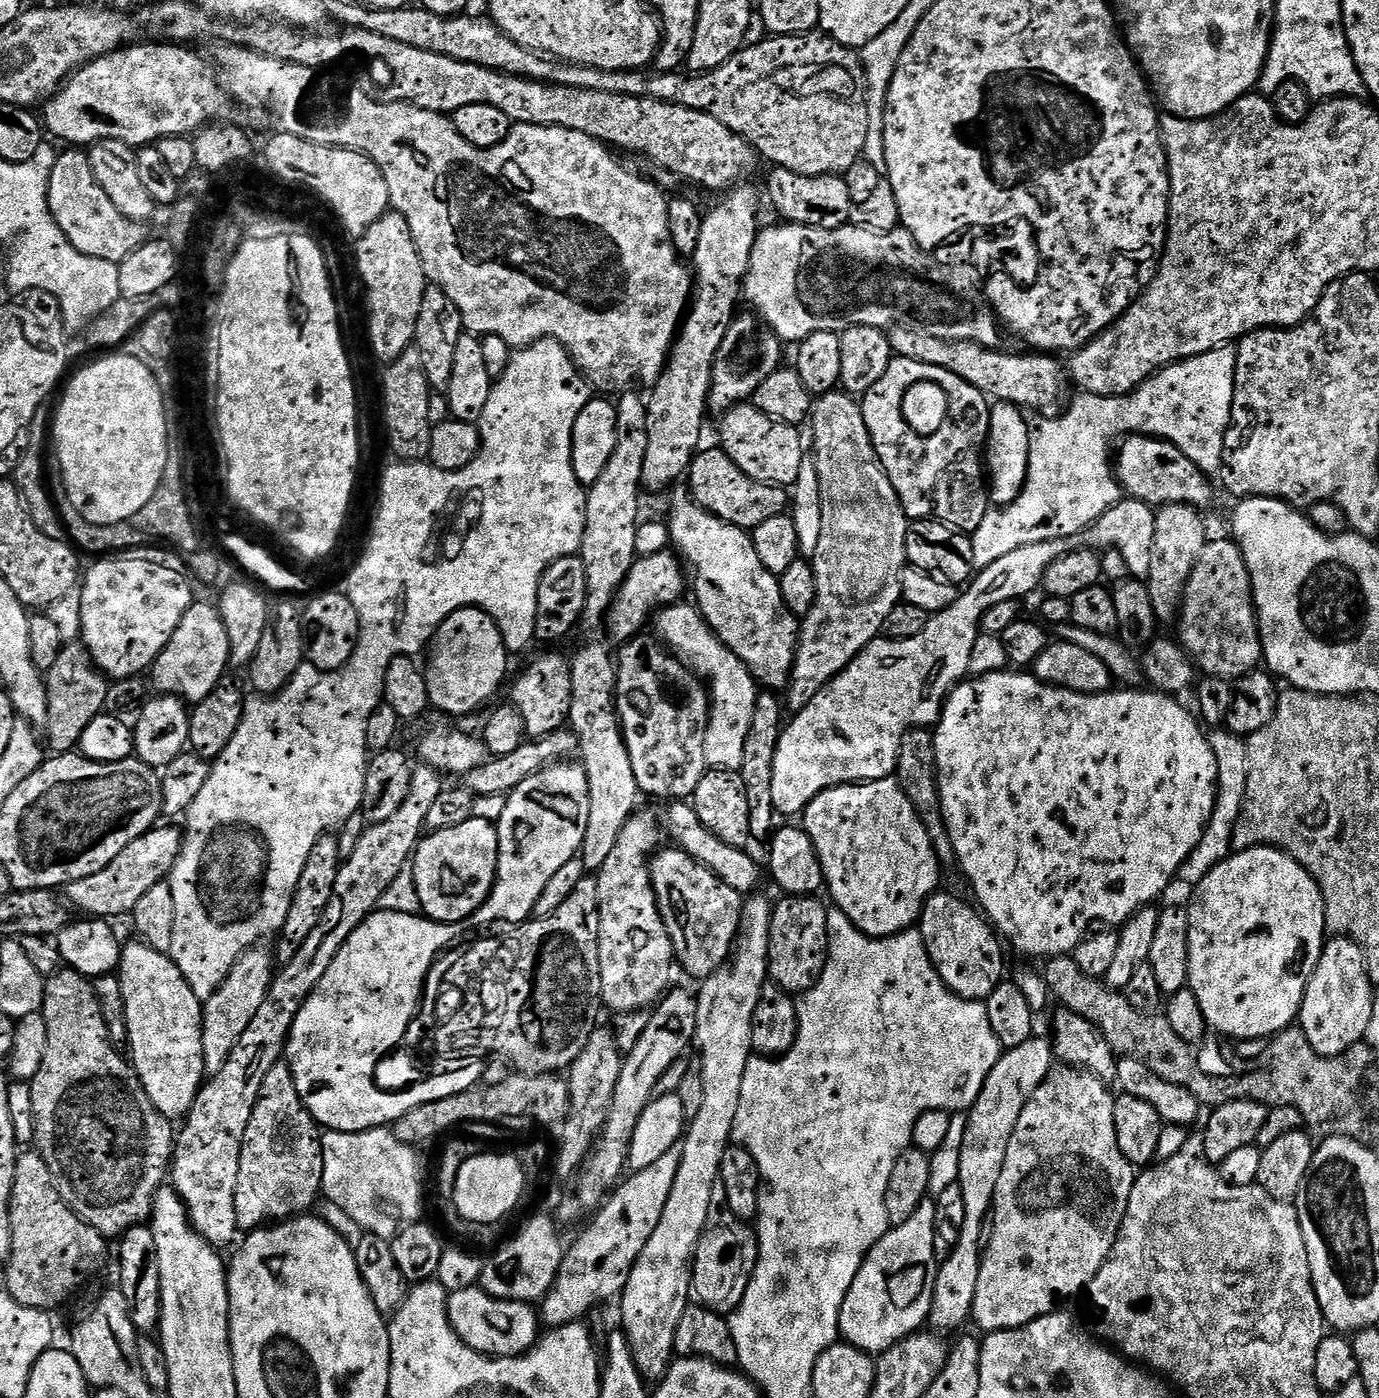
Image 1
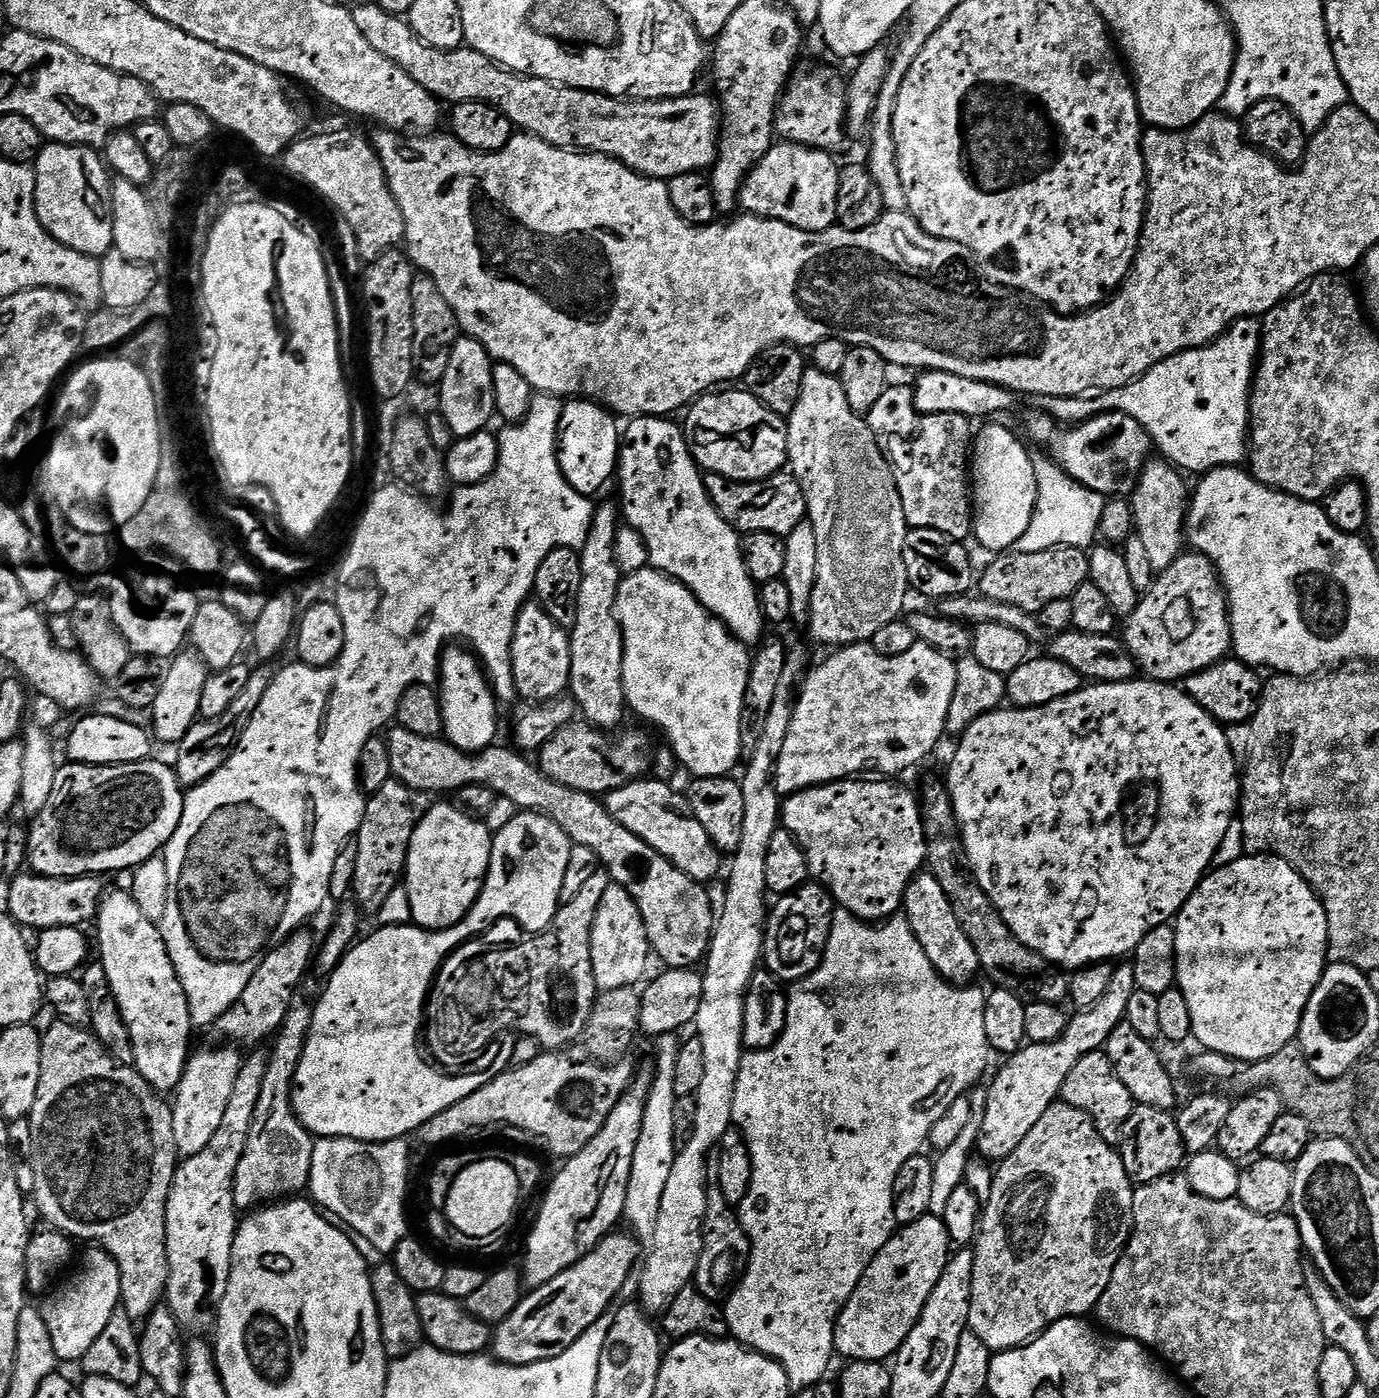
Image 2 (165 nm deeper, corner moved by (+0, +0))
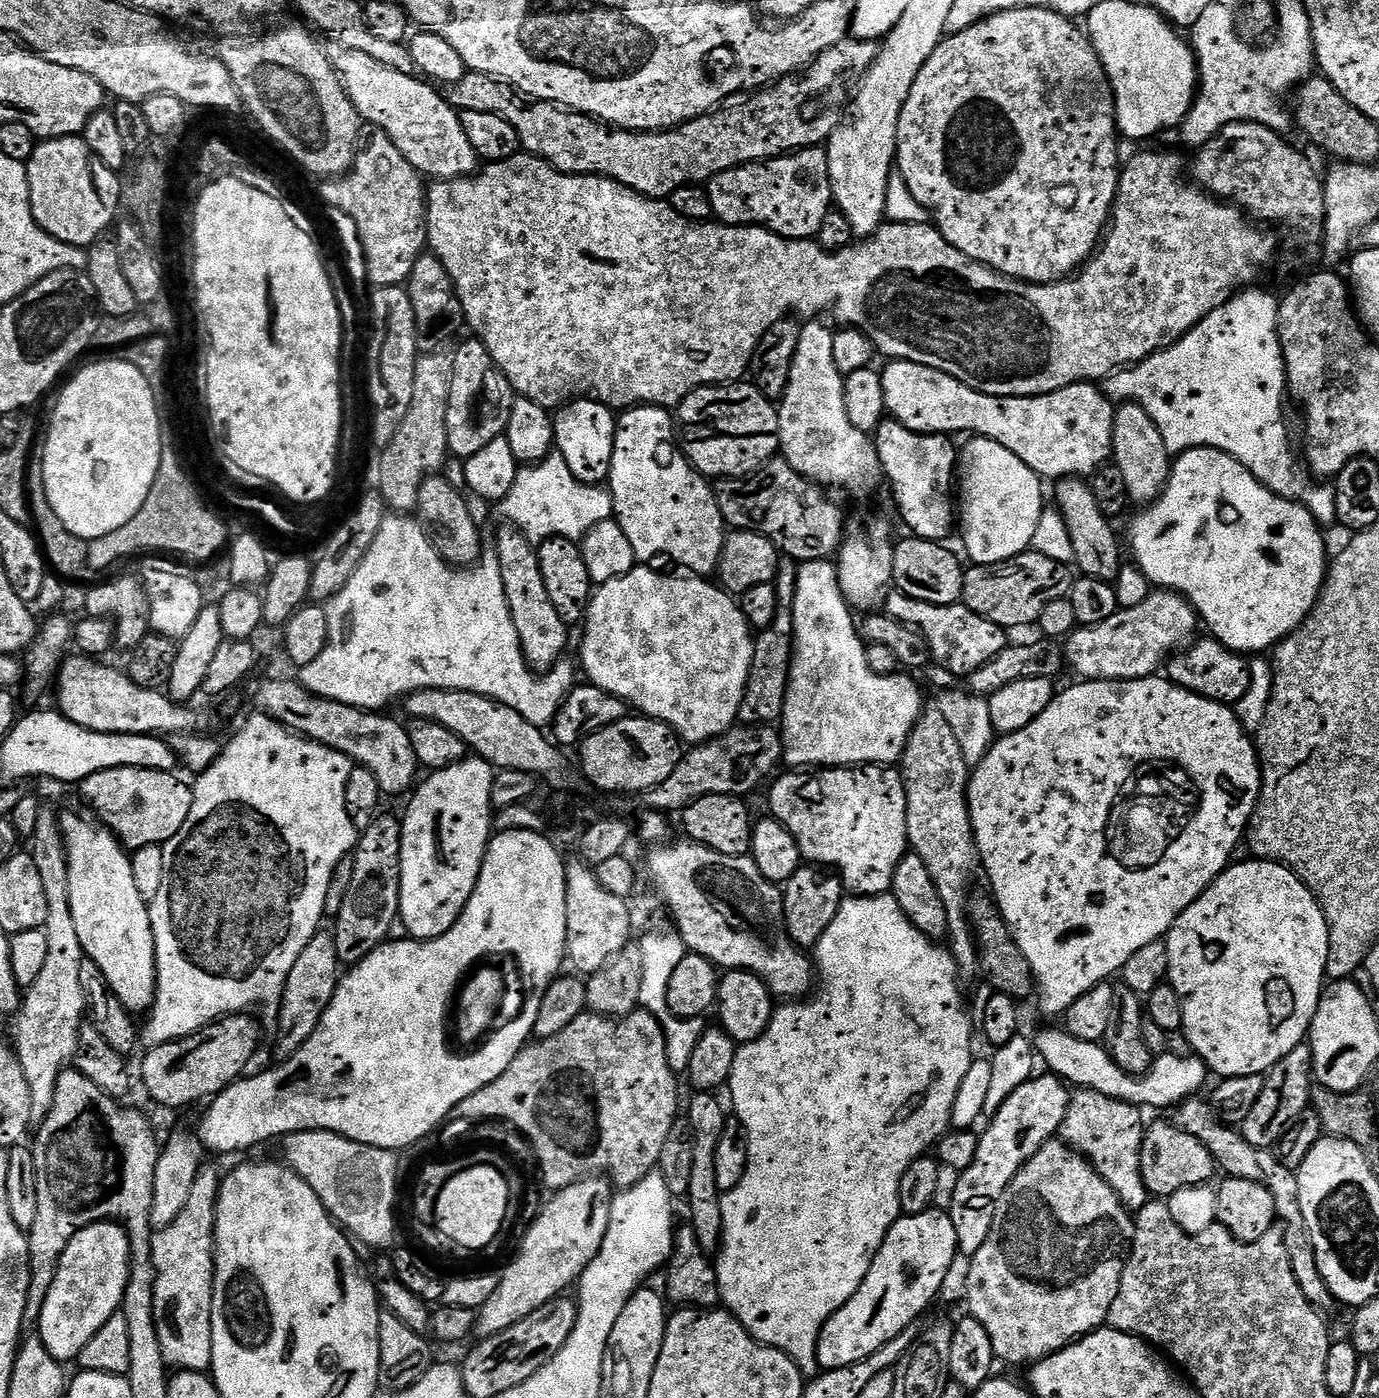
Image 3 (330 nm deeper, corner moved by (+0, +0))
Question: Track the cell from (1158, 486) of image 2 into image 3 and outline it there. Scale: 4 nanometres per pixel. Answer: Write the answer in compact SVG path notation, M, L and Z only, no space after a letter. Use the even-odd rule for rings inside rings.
M1124 402L1116 408L1116 417L1112 427L1112 460L1118 470L1122 470L1122 479L1126 481L1128 499L1133 505L1147 506L1156 503L1168 485L1168 475L1172 473L1173 457L1168 451L1154 418L1142 410L1135 402Z

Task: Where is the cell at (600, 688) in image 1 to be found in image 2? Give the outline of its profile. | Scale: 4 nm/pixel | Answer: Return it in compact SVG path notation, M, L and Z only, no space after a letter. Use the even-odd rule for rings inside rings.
M604 504L595 509L592 517L592 528L583 548L579 549L582 566L582 586L578 586L578 606L576 621L570 630L570 695L576 701L577 709L583 719L601 730L611 730L615 724L624 720L626 701L624 683L622 682L622 662L624 661L624 632L616 617L616 599L620 589L622 571L616 557L616 533L622 527L622 512L619 507Z

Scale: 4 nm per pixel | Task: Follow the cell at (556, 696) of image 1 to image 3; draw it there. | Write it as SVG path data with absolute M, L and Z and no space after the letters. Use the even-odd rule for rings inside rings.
M503 526L496 532L494 551L498 566L502 570L502 582L506 602L510 606L510 618L514 618L514 630L518 630L518 642L526 662L533 672L543 674L565 659L568 648L569 625L562 622L554 602L550 602L550 593L546 591L546 582L542 578L542 566L537 545L529 540L523 530L516 526Z

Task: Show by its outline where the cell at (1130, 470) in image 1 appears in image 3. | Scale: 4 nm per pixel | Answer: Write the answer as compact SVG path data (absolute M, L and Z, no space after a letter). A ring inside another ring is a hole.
M909 360L885 364L880 377L887 415L911 432L972 432L968 434L1006 446L1049 482L1065 476L1091 477L1112 460L1116 408L1095 383L1071 384L1041 396L987 396L925 364Z

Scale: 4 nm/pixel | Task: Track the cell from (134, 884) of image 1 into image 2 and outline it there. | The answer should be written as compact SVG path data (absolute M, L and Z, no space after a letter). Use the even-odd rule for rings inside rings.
M21 874L11 877L8 888L6 911L21 929L36 928L80 928L95 921L100 901L105 895L103 879L100 876L75 876L74 878L50 878L35 874Z

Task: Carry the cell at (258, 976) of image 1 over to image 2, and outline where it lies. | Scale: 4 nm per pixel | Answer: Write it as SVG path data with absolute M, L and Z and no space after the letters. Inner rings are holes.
M220 1046L224 1048L204 1048L201 1052L193 1051L188 1058L188 1065L184 1068L184 1077L180 1085L174 1090L174 1097L170 1107L172 1109L172 1121L174 1122L174 1138L176 1139L176 1151L181 1157L187 1158L198 1154L210 1142L210 1138L217 1132L218 1126L222 1126L222 1117L226 1114L226 1105L230 1102L230 1094L234 1094L234 1082L238 1082L242 1056L232 1046Z

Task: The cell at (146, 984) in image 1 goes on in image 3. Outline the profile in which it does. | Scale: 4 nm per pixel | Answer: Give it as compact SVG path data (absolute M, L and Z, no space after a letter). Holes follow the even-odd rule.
M68 812L59 817L60 829L64 835L64 846L67 849L70 876L70 909L72 918L74 918L75 929L78 930L78 942L82 942L85 957L91 963L96 964L98 970L102 970L110 990L120 999L122 1006L133 1014L147 1013L156 1001L156 943L154 942L154 930L148 913L150 904L149 901L142 898L142 894L138 890L138 882L135 881L134 870L132 869L132 858L124 845L116 839L116 835L112 833L112 829L107 824L91 815L88 816L79 816L76 812Z

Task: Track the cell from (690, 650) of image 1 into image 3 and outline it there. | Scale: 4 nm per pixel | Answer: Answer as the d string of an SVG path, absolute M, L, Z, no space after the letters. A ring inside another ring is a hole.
M636 566L624 576L616 577L612 581L606 581L593 591L591 600L588 601L588 611L582 621L584 628L584 641L580 644L580 660L584 663L584 672L587 679L594 686L622 698L633 709L641 708L643 715L650 716L654 720L660 720L663 724L676 731L677 736L685 745L695 746L705 744L728 731L737 723L742 706L742 698L746 690L746 682L752 665L752 646L754 643L754 629L748 625L748 619L744 617L744 611L740 609L737 597L724 591L715 583L707 584L704 578L689 578L684 576L663 576L655 572L652 566Z

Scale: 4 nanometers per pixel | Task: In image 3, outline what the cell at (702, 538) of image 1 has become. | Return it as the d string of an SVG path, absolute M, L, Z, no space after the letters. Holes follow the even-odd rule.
M637 406L619 413L612 468L608 472L607 483L612 493L614 520L625 531L637 561L656 562L652 560L659 556L669 556L682 567L689 568L684 570L692 574L717 571L726 535L724 516L716 505L713 485L692 467L692 463L684 455L674 431L674 416L669 409Z

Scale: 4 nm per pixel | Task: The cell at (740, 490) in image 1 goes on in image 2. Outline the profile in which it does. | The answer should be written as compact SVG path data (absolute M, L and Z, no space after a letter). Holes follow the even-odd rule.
M788 470L777 472L768 480L751 482L727 480L724 476L710 472L704 476L704 489L720 517L741 534L765 532L788 538L806 520L804 495L795 476Z

